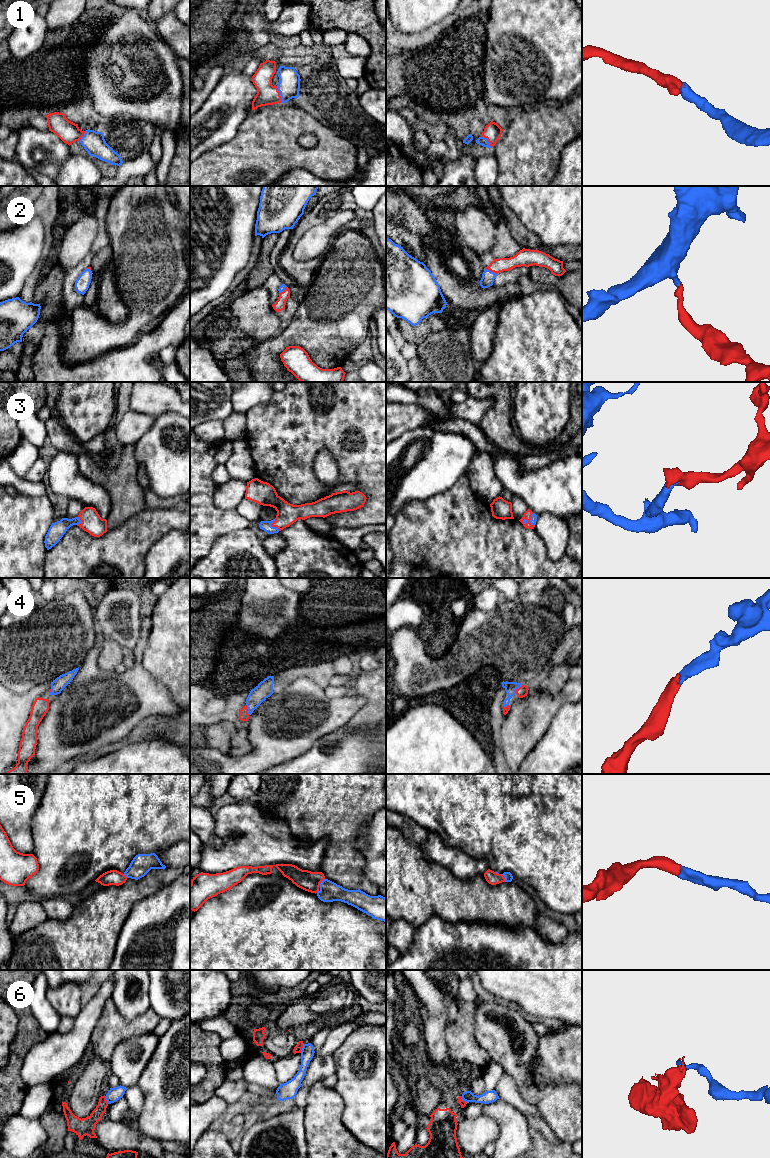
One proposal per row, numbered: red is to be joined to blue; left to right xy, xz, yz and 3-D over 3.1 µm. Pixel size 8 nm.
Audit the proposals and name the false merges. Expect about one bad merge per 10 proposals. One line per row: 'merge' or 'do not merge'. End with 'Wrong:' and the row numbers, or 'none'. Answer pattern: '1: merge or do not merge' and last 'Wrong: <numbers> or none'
1: merge
2: merge
3: merge
4: merge
5: merge
6: do not merge
Wrong: 6

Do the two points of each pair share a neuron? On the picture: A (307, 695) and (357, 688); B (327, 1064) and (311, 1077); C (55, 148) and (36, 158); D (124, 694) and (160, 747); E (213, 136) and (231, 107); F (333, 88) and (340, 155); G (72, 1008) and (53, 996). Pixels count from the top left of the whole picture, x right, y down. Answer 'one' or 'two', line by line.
A: two
B: one
C: one
D: two
E: one
F: two
G: one

